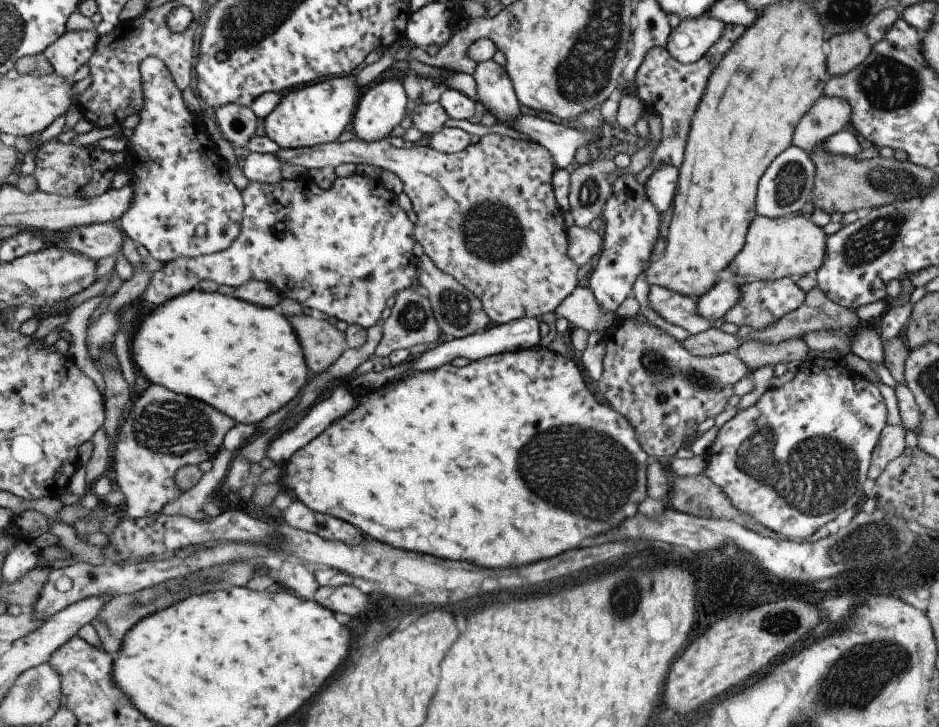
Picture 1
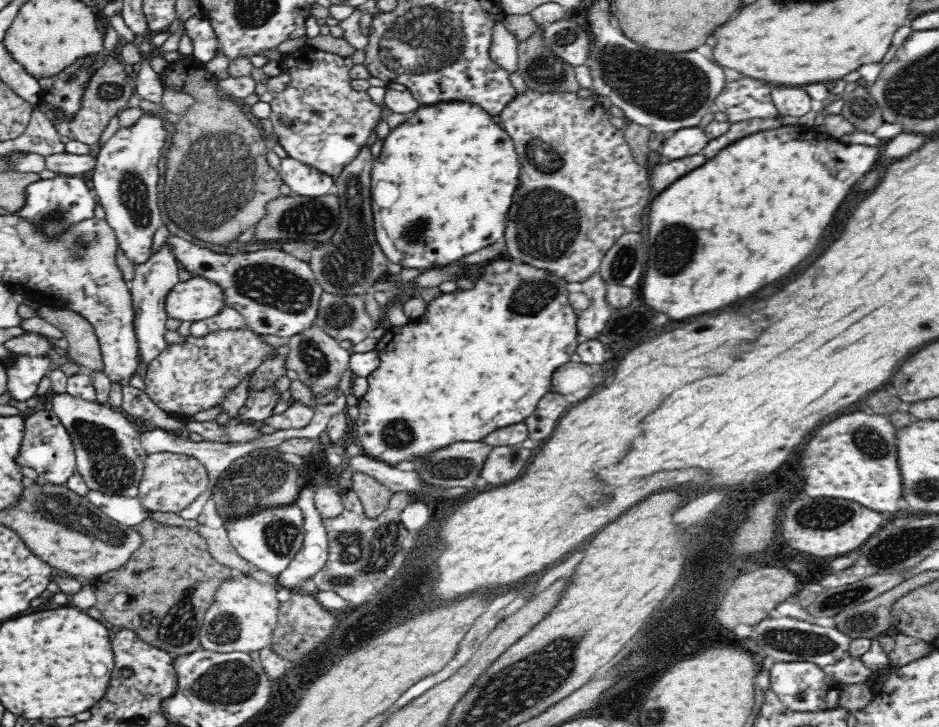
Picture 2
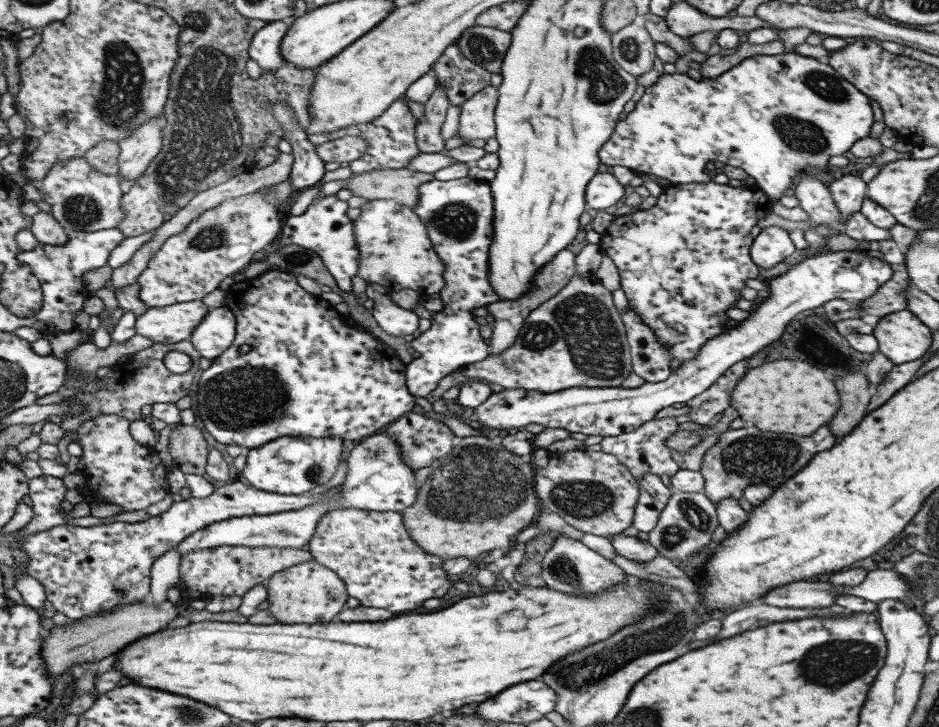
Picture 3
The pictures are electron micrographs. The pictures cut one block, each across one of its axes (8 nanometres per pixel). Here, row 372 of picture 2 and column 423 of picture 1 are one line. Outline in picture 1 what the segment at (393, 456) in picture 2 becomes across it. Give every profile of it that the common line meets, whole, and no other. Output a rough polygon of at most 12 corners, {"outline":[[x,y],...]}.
{"outline":[[540,344],[362,400],[310,510],[486,568],[648,497],[631,422]]}

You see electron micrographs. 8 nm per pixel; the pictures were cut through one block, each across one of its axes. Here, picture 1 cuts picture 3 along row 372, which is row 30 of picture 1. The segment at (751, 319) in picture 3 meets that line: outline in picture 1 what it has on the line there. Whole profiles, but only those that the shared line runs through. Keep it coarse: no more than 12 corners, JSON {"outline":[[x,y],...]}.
{"outline":[[706,15],[680,21],[665,49],[674,62],[695,63],[725,24]]}

